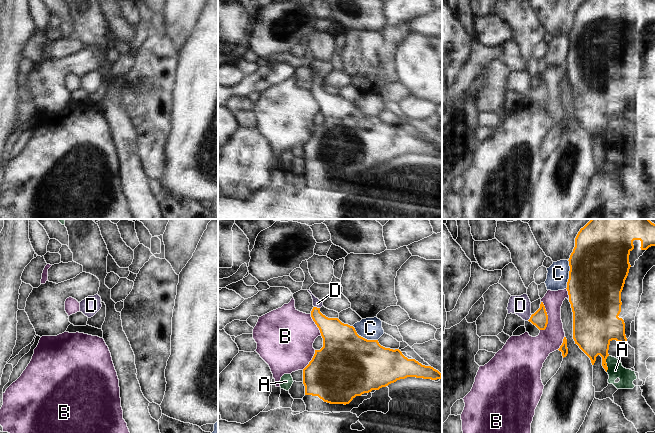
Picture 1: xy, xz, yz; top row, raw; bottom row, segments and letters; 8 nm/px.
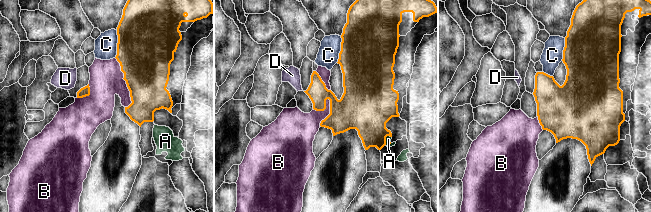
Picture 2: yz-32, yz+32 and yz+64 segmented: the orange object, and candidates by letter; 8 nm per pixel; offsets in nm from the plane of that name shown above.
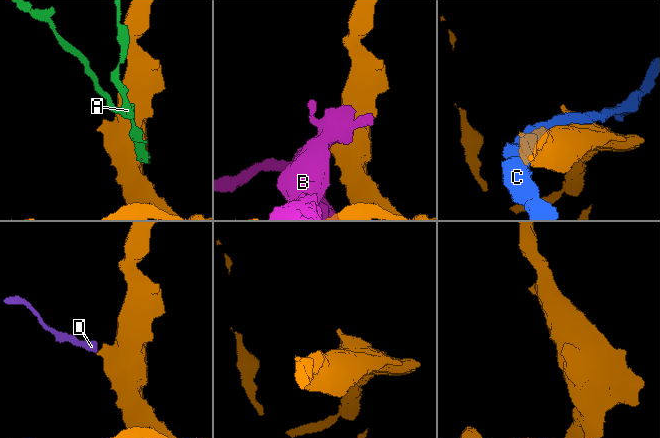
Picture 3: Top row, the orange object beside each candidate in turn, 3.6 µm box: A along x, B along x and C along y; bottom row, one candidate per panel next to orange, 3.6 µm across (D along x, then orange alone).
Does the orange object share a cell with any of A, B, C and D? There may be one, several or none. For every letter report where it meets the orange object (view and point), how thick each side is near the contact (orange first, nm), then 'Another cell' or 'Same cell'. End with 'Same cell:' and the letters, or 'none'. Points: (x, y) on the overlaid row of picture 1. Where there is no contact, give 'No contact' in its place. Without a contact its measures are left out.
A: Touches orange at yz (606, 363). Thickness 280 nm (orange) against 130 nm. Another cell
B: Touches orange at yz (547, 316). Thickness 130 nm (orange) against 190 nm. Another cell
C: Touches orange at yz (569, 274). Thickness 480 nm (orange) against 180 nm. Another cell
D: Touches orange at yz (530, 317). Thickness 130 nm (orange) against 160 nm. Same cell
Same cell: D

